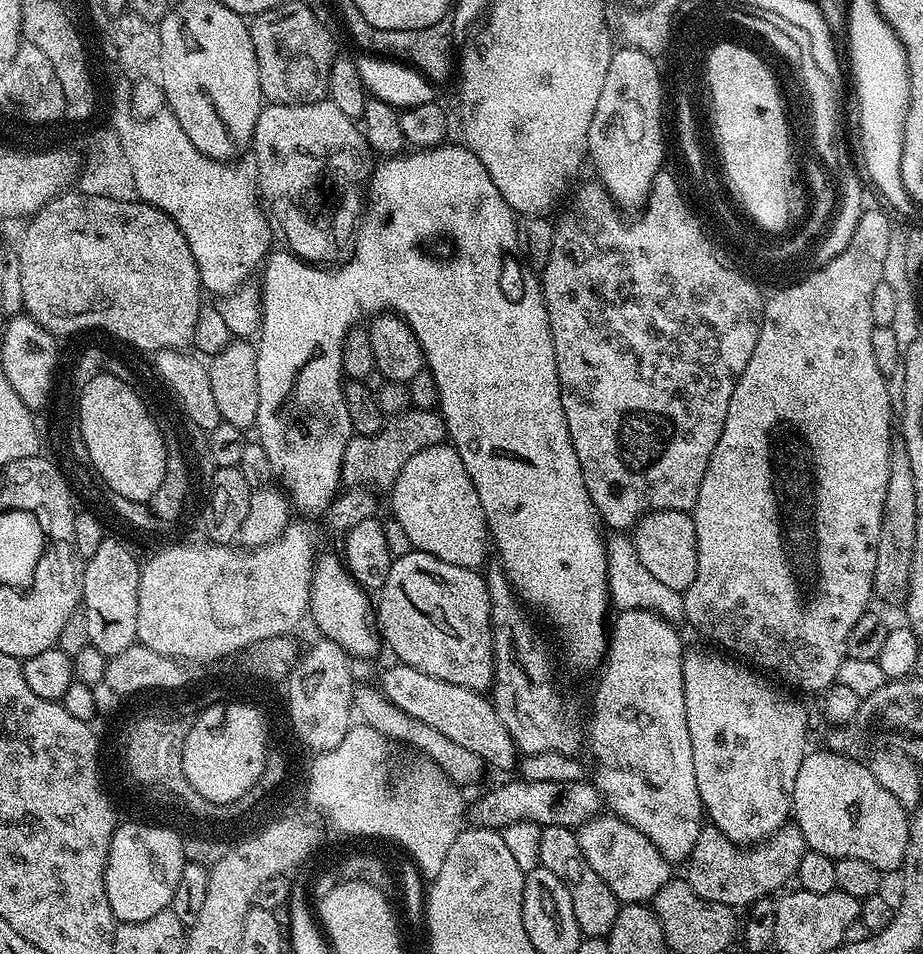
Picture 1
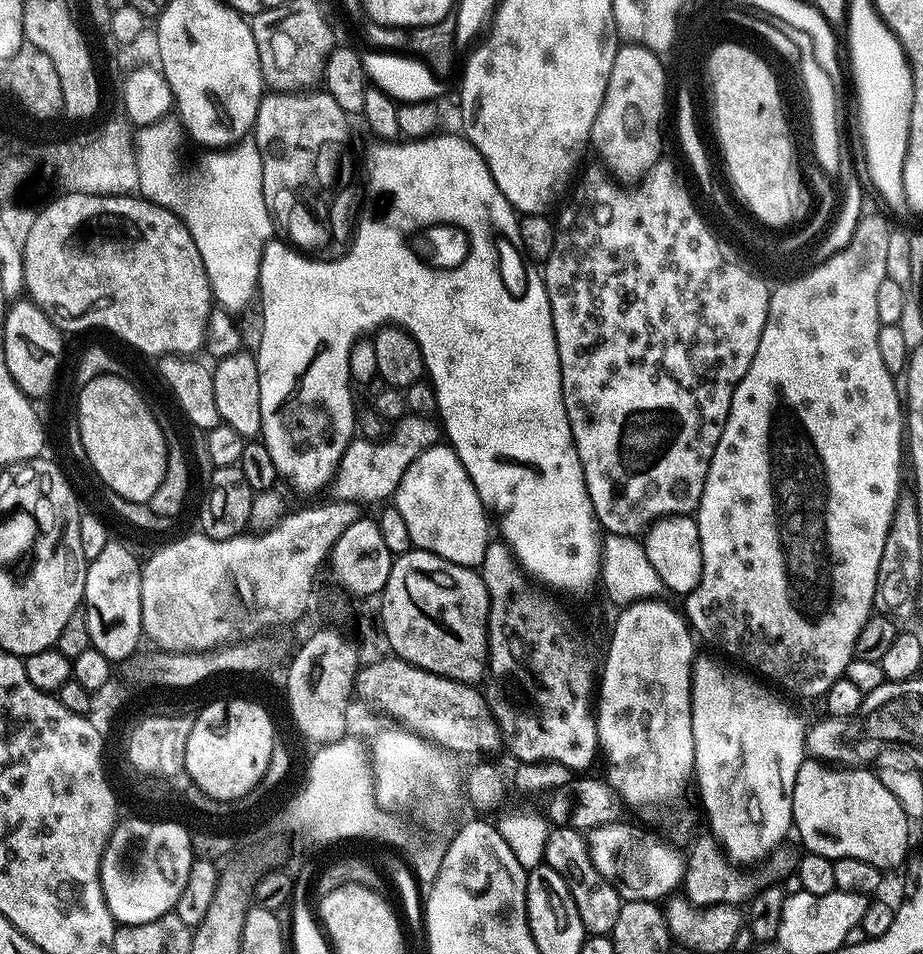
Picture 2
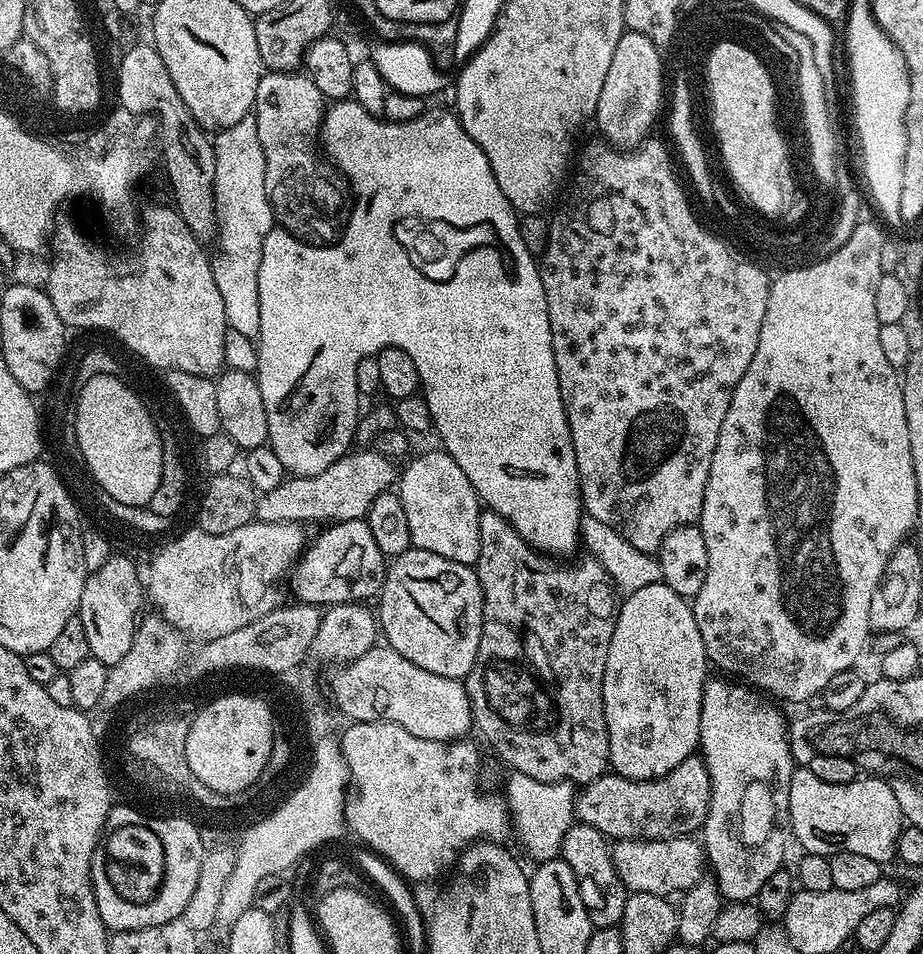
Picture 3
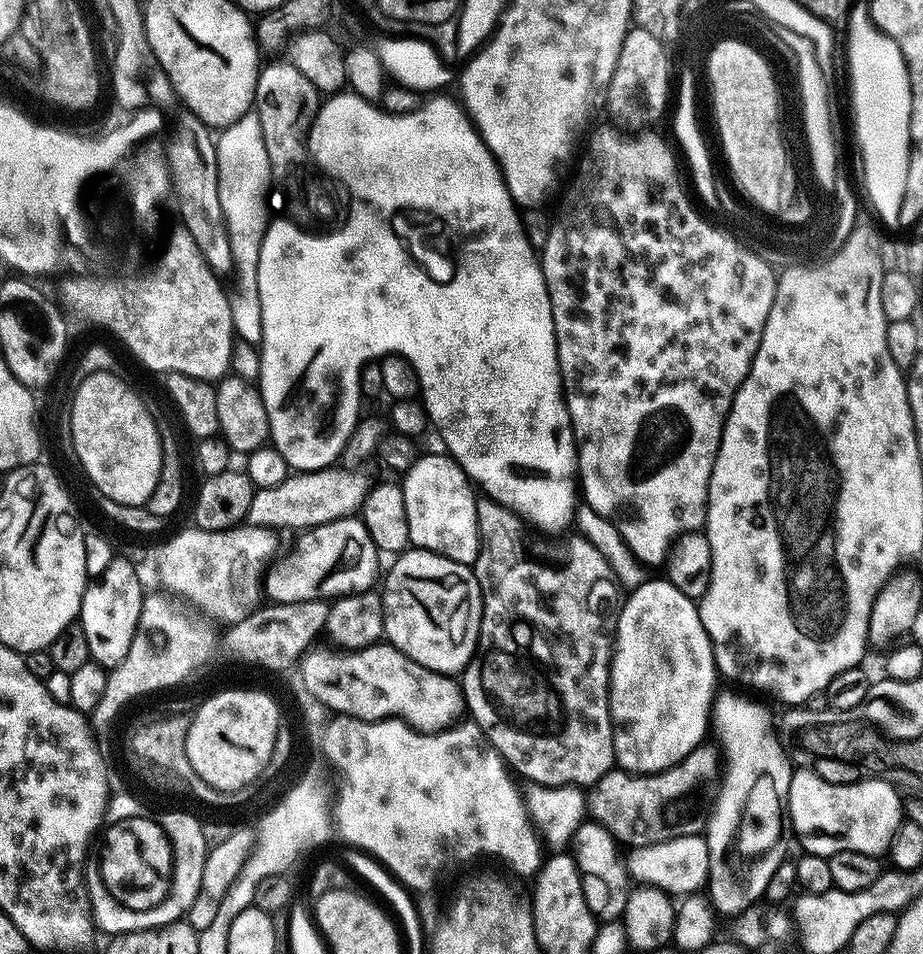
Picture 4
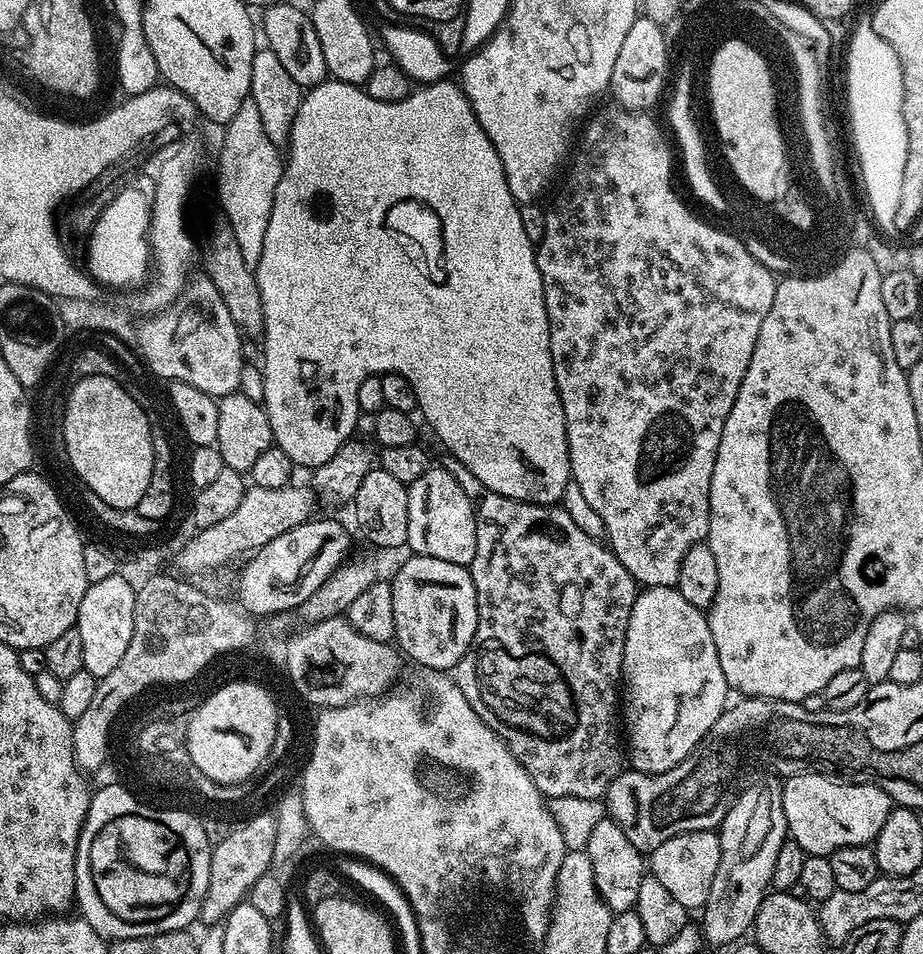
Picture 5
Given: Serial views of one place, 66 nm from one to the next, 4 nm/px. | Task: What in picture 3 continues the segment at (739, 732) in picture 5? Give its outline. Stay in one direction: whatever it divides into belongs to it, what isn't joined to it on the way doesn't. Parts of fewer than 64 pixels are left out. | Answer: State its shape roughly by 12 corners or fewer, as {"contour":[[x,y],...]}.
{"contour":[[703,755],[668,776],[605,774],[575,819],[609,841],[679,840],[703,829]]}

